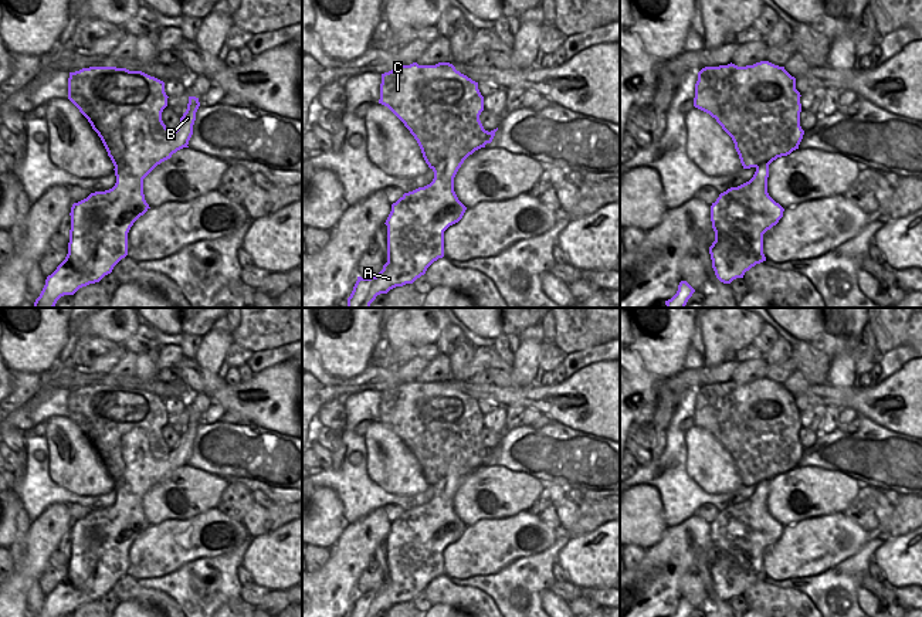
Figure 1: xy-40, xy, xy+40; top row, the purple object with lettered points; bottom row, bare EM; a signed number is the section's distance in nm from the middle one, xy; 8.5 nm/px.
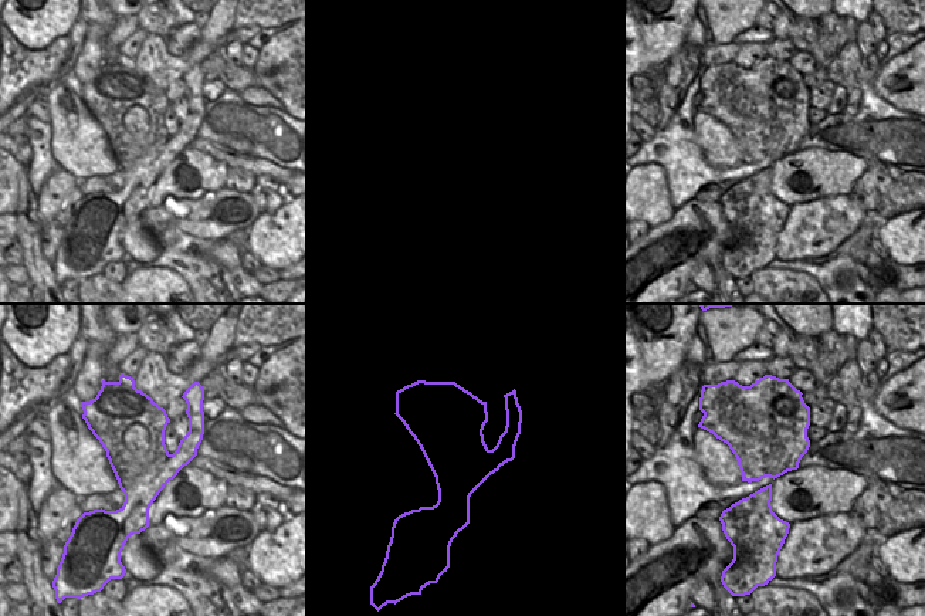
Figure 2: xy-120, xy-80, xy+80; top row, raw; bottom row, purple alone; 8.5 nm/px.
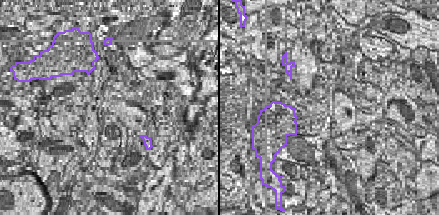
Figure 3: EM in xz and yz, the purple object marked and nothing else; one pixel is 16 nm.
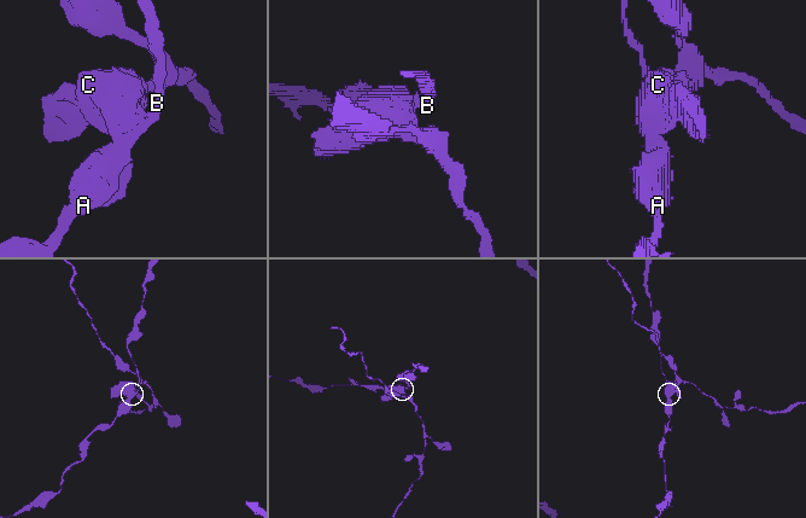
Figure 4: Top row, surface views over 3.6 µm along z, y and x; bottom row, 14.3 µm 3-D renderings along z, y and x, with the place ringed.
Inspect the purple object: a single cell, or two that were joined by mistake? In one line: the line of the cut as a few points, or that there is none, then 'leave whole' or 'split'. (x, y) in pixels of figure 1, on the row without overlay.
cut xy-40 (172, 450), (156, 460), (148, 436), (131, 429), (115, 488); split

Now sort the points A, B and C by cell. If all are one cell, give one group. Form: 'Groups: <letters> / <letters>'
Groups: A B / C.

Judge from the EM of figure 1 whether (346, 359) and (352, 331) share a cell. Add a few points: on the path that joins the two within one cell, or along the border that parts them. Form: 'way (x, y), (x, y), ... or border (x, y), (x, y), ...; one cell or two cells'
way (346, 352), (346, 338); one cell

